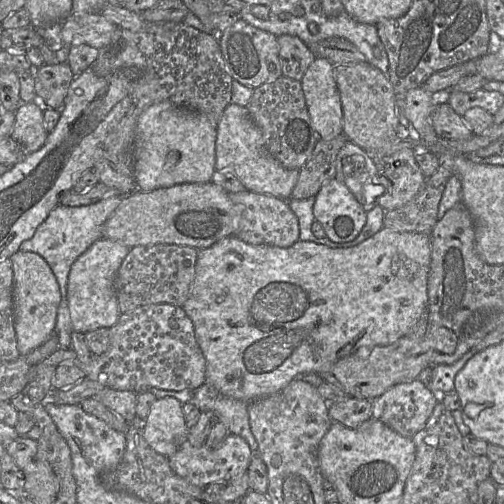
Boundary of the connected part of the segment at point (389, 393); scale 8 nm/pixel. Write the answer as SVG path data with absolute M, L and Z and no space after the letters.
M418 378L396 384L372 400L372 418L412 438L426 424L437 401Z

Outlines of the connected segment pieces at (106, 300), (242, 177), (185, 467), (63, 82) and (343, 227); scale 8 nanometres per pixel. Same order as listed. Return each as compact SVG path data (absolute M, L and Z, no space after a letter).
M108 238L95 241L72 264L67 282L67 300L74 332L86 333L97 328L111 328L120 311L114 279L130 248Z
M230 103L216 126L215 169L232 172L245 189L276 198L290 199L299 170L283 167L266 150L262 134L246 107Z
M230 434L216 448L208 448L204 444L193 446L186 440L179 449L168 457L170 467L180 477L200 488L220 480L228 480L247 471L252 457L248 443L240 436Z
M67 62L43 64L34 73L34 89L43 108L60 110L74 74Z
M336 177L321 186L315 195L313 215L332 242L356 238L366 222L366 212L349 188Z

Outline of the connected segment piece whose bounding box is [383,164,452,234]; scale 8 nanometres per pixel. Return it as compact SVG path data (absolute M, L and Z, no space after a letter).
M441 164L413 199L385 212L383 226L399 232L431 234L438 221L439 202L451 175L451 170Z

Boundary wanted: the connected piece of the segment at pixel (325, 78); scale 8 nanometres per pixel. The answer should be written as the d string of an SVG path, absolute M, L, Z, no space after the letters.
M316 57L307 68L301 86L314 131L319 139L342 134L342 107L334 78L334 65Z

